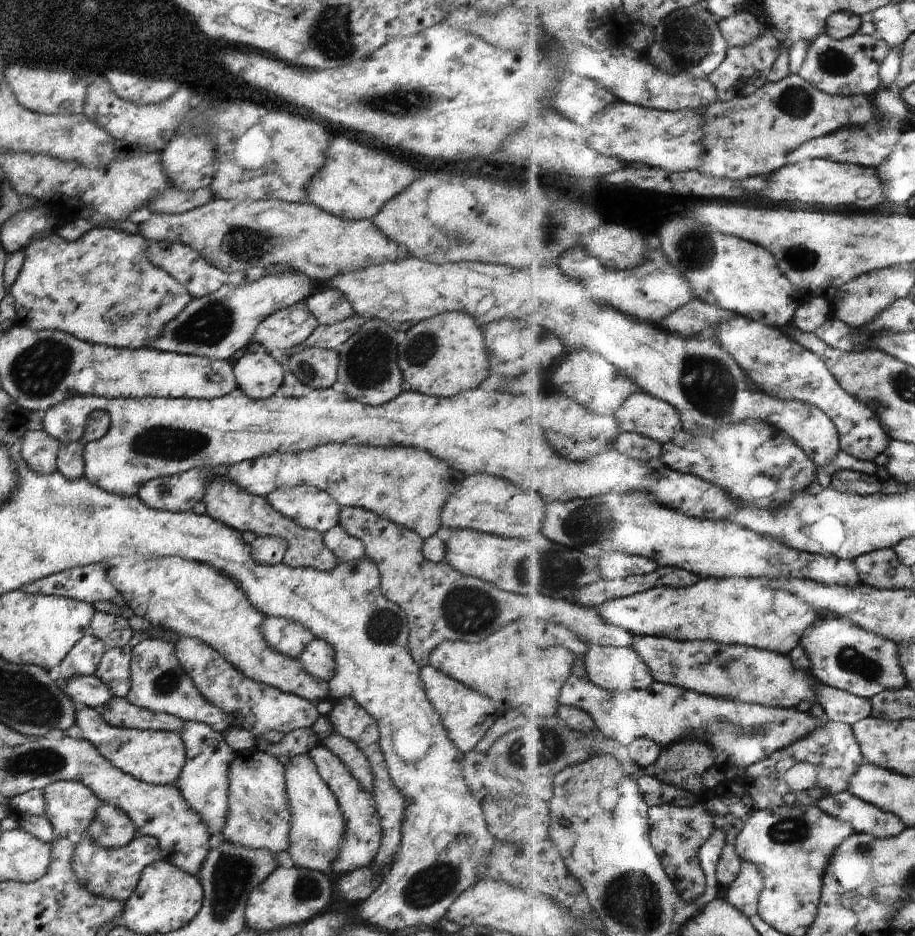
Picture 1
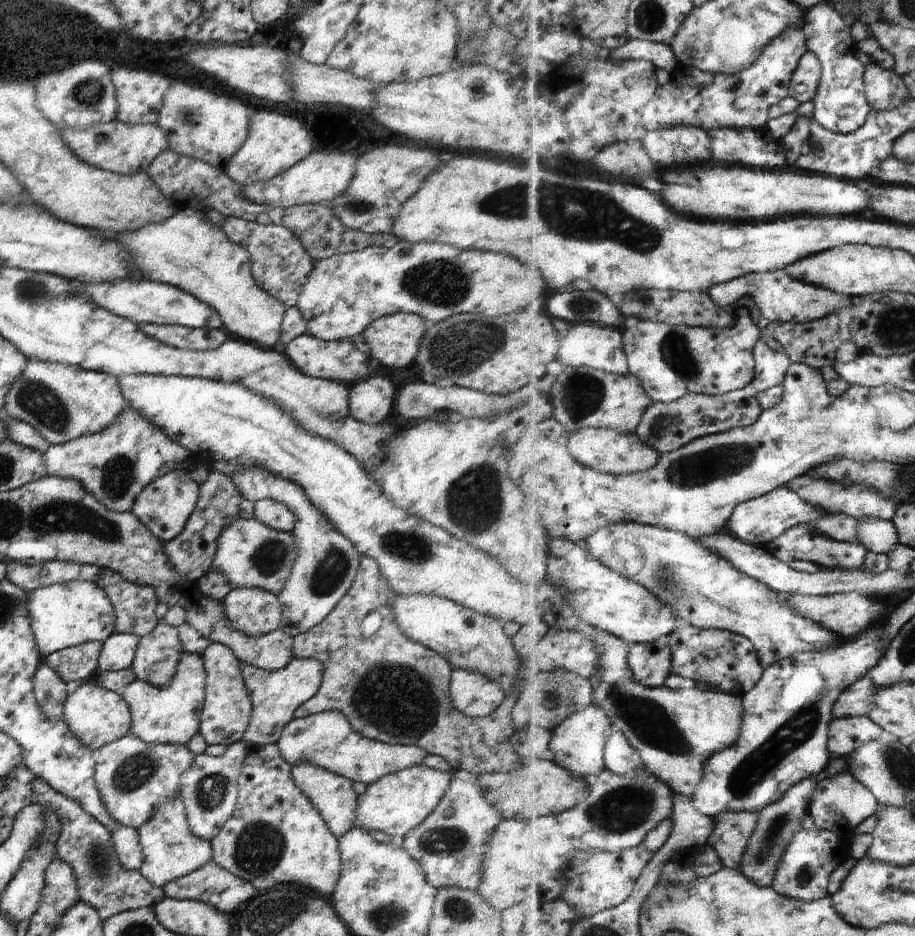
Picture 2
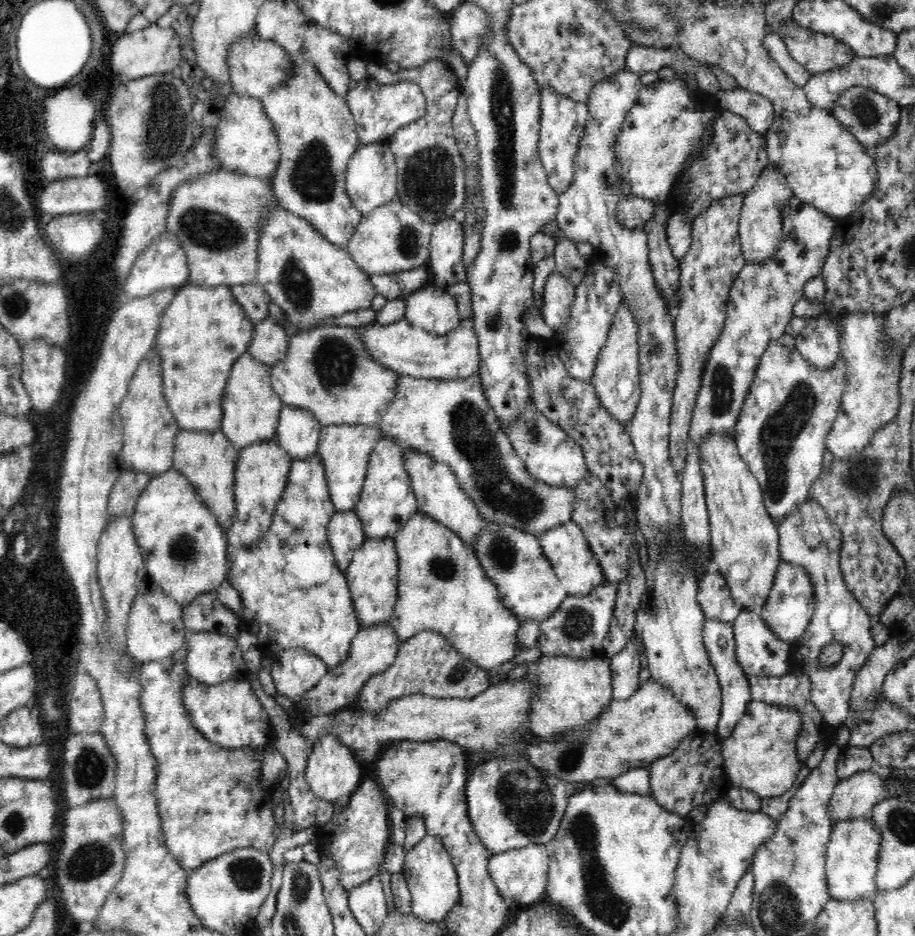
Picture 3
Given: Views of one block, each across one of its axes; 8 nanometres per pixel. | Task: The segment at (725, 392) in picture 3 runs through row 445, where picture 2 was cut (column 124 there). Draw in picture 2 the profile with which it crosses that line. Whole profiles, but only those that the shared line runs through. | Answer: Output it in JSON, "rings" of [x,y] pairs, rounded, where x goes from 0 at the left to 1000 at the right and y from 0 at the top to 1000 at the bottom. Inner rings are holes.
{"rings":[[[199,696],[192,712],[192,718],[183,732],[169,734],[151,725],[139,731],[133,736],[131,744],[141,759],[142,784],[156,794],[202,796],[211,786],[216,784],[216,777],[219,774],[217,765],[222,757],[223,750],[223,725],[224,718],[221,712],[220,701],[215,698]]]}

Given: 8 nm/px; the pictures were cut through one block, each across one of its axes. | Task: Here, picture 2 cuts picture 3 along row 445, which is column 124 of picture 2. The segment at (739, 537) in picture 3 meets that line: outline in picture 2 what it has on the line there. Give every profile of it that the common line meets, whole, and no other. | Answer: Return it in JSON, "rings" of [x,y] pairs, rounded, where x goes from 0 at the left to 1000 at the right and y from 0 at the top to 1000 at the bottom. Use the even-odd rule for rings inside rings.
{"rings":[[[104,724],[84,730],[84,735],[73,741],[68,753],[68,766],[73,779],[99,803],[142,784],[142,764],[137,750],[126,739],[114,737],[104,729]]]}

